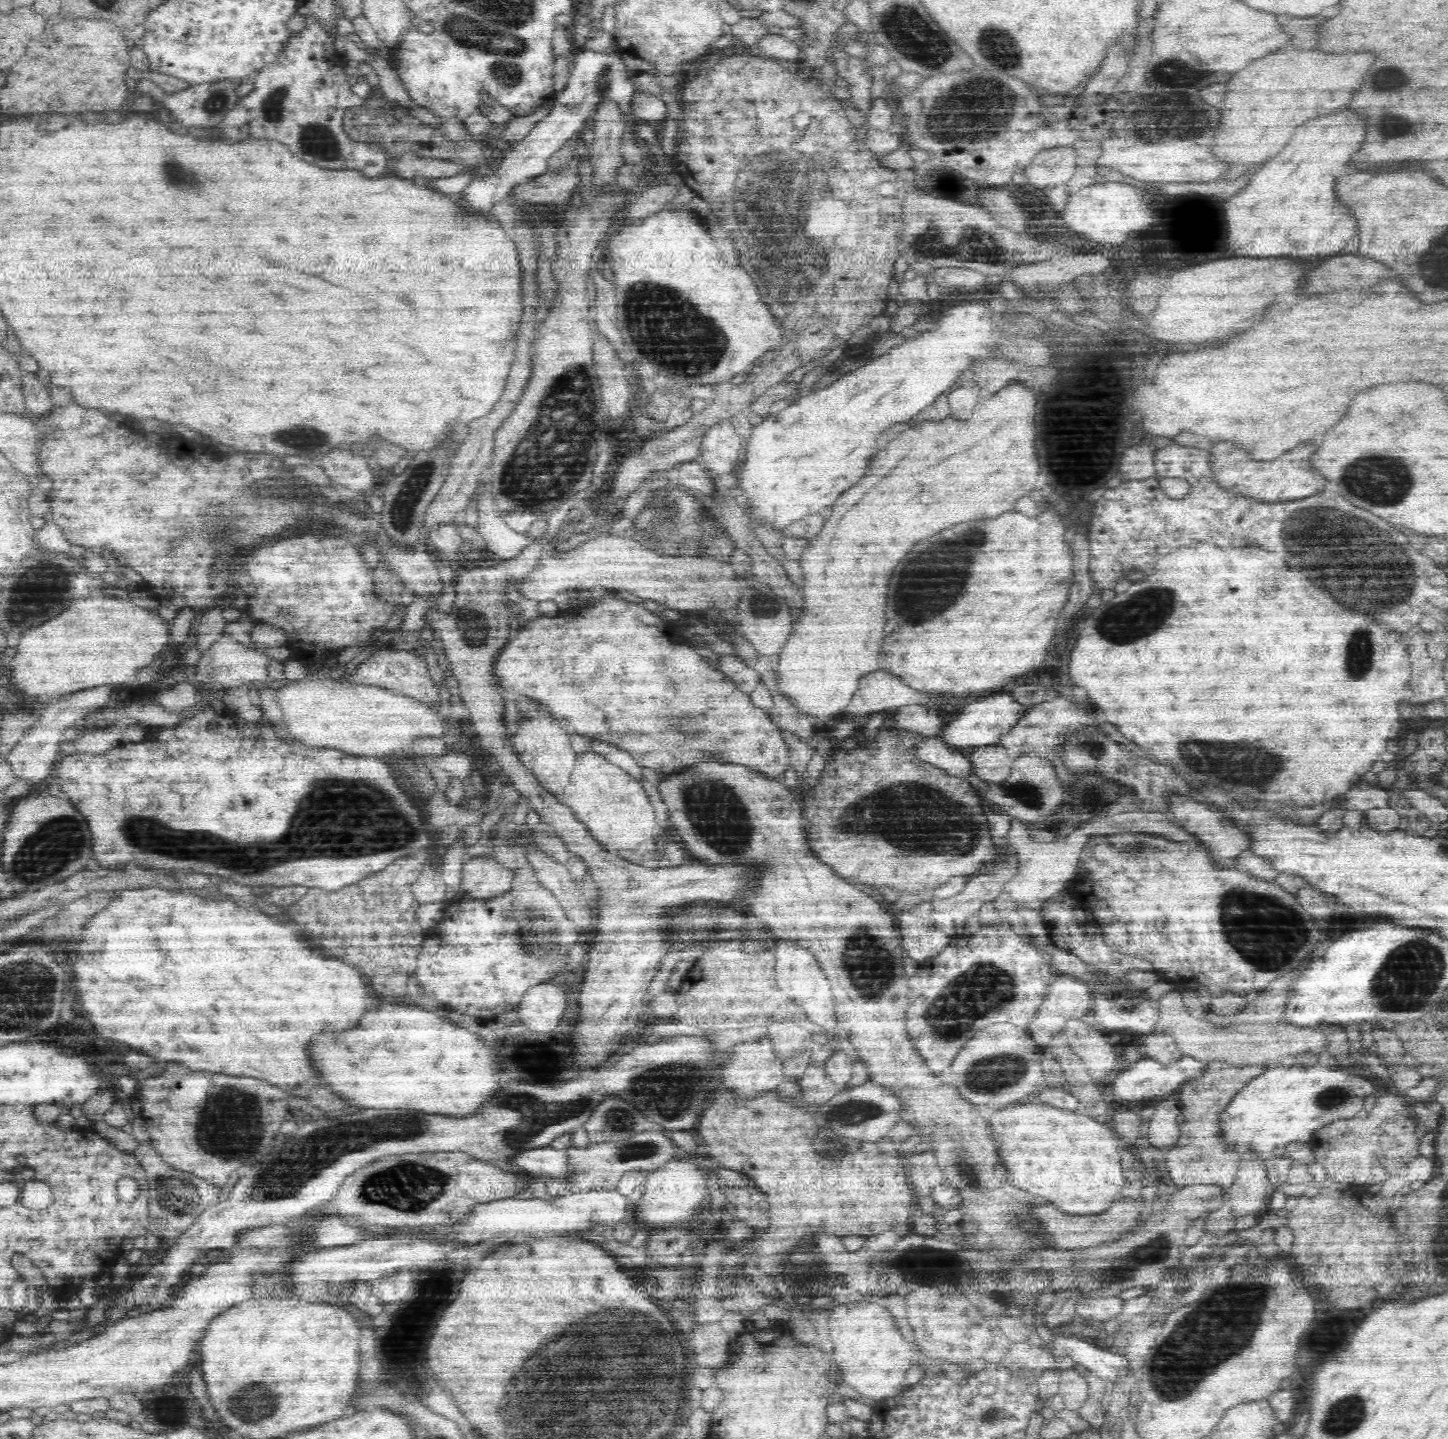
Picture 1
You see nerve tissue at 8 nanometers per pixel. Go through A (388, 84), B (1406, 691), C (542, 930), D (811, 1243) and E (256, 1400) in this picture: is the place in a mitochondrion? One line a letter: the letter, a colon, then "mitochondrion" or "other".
A: other
B: other
C: mitochondrion
D: other
E: mitochondrion

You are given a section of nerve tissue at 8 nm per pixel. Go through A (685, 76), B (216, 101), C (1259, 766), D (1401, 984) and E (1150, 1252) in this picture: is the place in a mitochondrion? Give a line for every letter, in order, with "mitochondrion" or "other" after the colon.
A: other
B: mitochondrion
C: mitochondrion
D: mitochondrion
E: mitochondrion

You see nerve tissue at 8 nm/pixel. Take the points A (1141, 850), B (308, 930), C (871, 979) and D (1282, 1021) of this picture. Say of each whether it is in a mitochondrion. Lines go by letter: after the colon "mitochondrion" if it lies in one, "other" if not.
A: mitochondrion
B: other
C: mitochondrion
D: other

